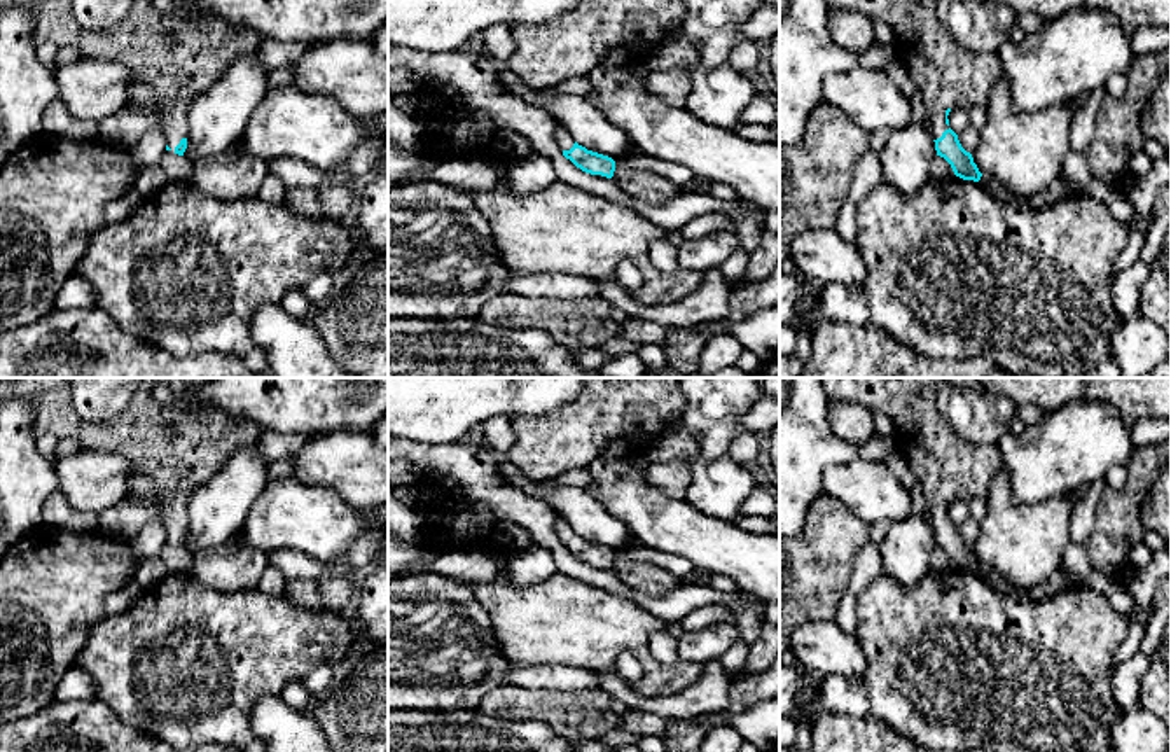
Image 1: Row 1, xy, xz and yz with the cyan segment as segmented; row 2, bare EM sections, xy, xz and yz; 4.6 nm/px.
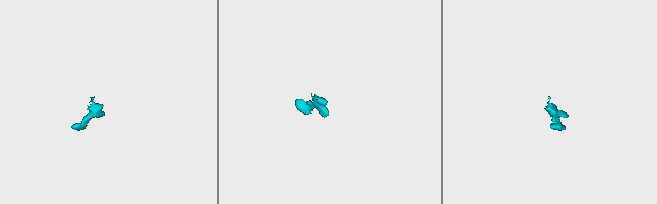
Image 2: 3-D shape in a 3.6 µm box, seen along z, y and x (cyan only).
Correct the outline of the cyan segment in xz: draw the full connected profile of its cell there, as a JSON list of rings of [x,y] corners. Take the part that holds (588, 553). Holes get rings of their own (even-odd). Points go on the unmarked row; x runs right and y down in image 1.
[[[556,518],[554,530],[563,542],[563,547],[582,563],[601,567],[606,570],[613,568],[615,553],[612,549],[587,542],[586,539],[579,537],[563,518]]]

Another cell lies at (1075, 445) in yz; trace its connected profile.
[[[1068,402],[1043,413],[1036,425],[1026,425],[1019,435],[1005,432],[996,448],[1015,500],[1026,505],[1105,479],[1113,465],[1127,465],[1134,451],[1131,428],[1122,423],[1119,411],[1105,402]]]

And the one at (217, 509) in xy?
[[[257,441],[229,453],[189,500],[184,549],[194,556],[238,537],[248,509],[267,481],[267,462],[257,453]]]

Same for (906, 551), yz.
[[[921,512],[893,523],[877,549],[883,560],[883,575],[900,586],[918,584],[930,572],[930,560],[937,549],[930,519]]]

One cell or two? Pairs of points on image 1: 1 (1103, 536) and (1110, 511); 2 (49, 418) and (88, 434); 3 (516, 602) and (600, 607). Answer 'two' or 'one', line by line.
1: one
2: one
3: one

